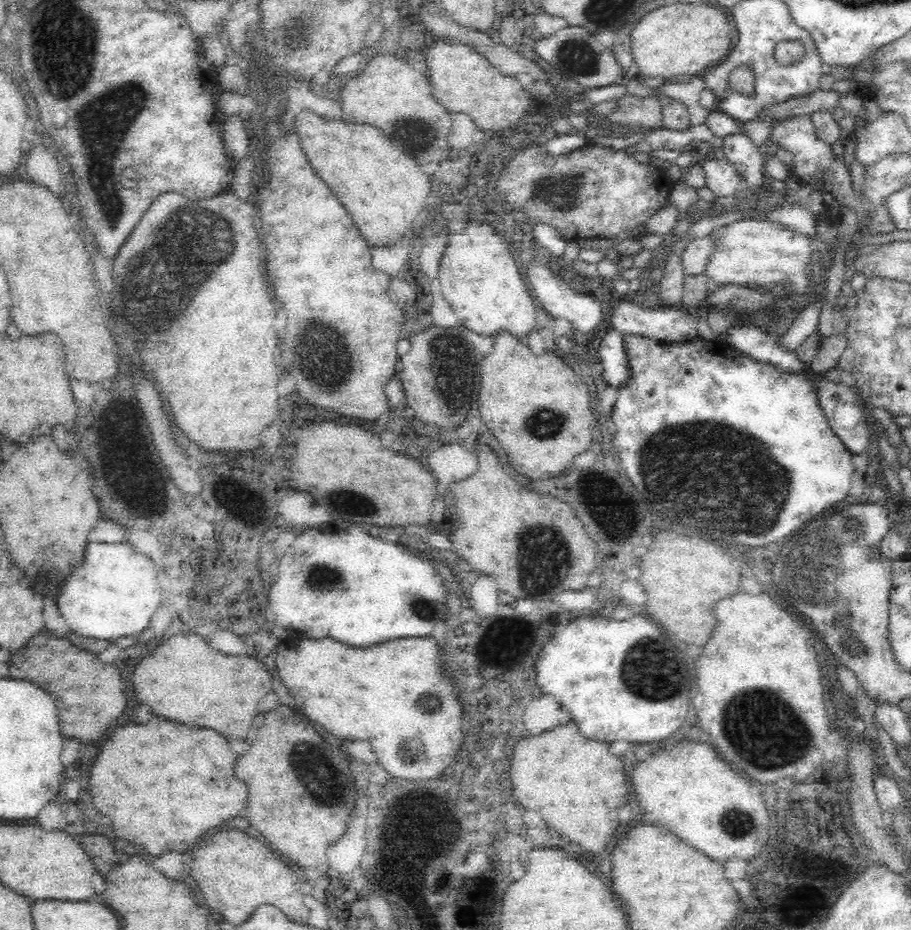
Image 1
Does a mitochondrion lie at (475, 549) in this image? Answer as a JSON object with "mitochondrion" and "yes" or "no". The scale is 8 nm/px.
{"mitochondrion":"no"}

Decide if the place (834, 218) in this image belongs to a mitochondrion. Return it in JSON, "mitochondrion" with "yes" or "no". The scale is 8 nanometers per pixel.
{"mitochondrion":"no"}

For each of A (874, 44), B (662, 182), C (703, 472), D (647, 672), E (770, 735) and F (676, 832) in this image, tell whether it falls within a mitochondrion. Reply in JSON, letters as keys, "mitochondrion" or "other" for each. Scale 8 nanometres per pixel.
{"A":"other","B":"other","C":"mitochondrion","D":"mitochondrion","E":"mitochondrion","F":"other"}

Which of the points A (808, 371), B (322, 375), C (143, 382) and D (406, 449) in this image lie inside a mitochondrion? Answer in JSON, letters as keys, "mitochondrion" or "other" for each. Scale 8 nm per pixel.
{"A":"other","B":"mitochondrion","C":"other","D":"other"}

